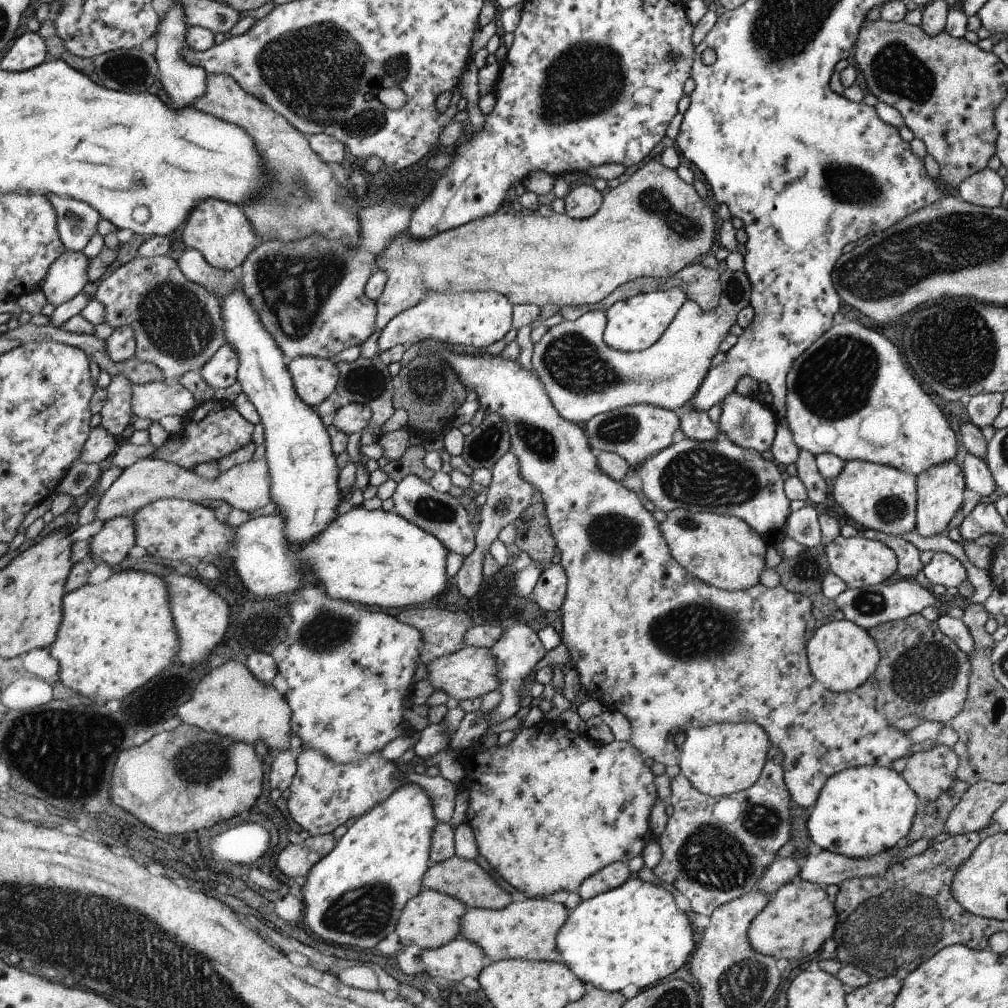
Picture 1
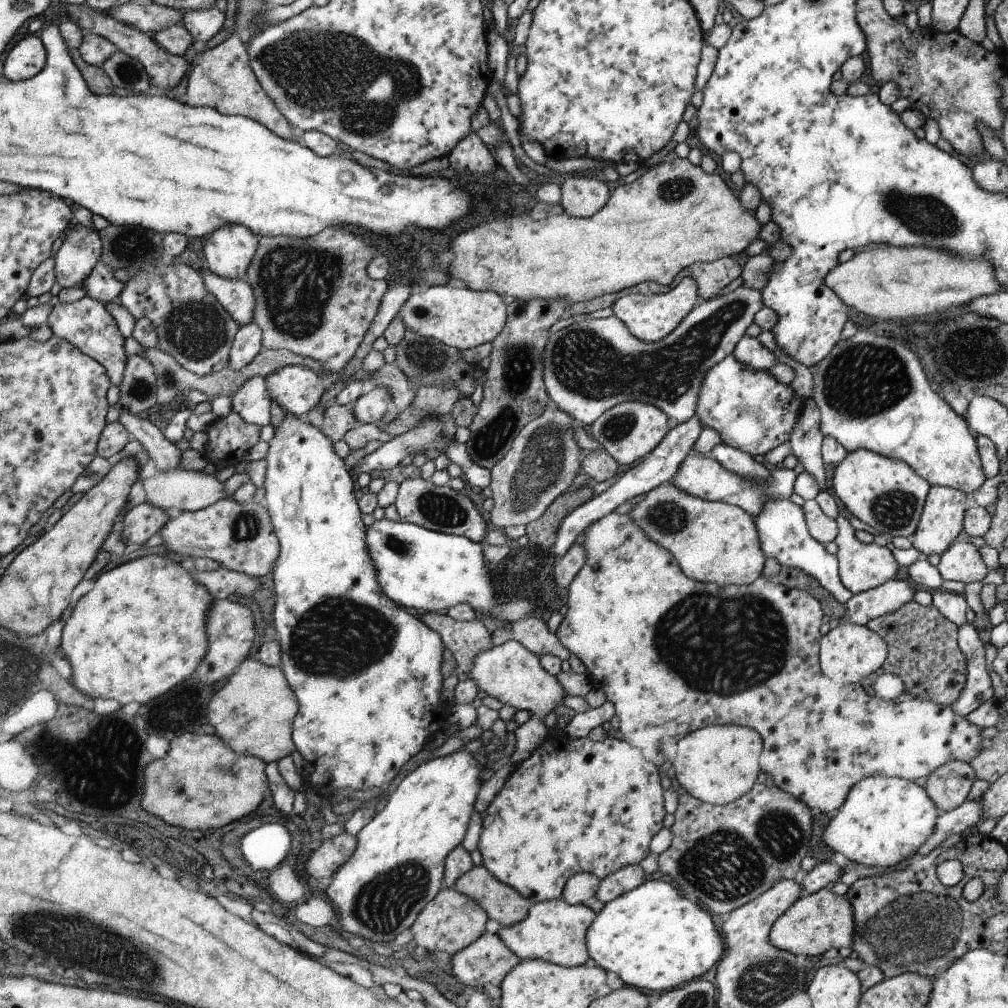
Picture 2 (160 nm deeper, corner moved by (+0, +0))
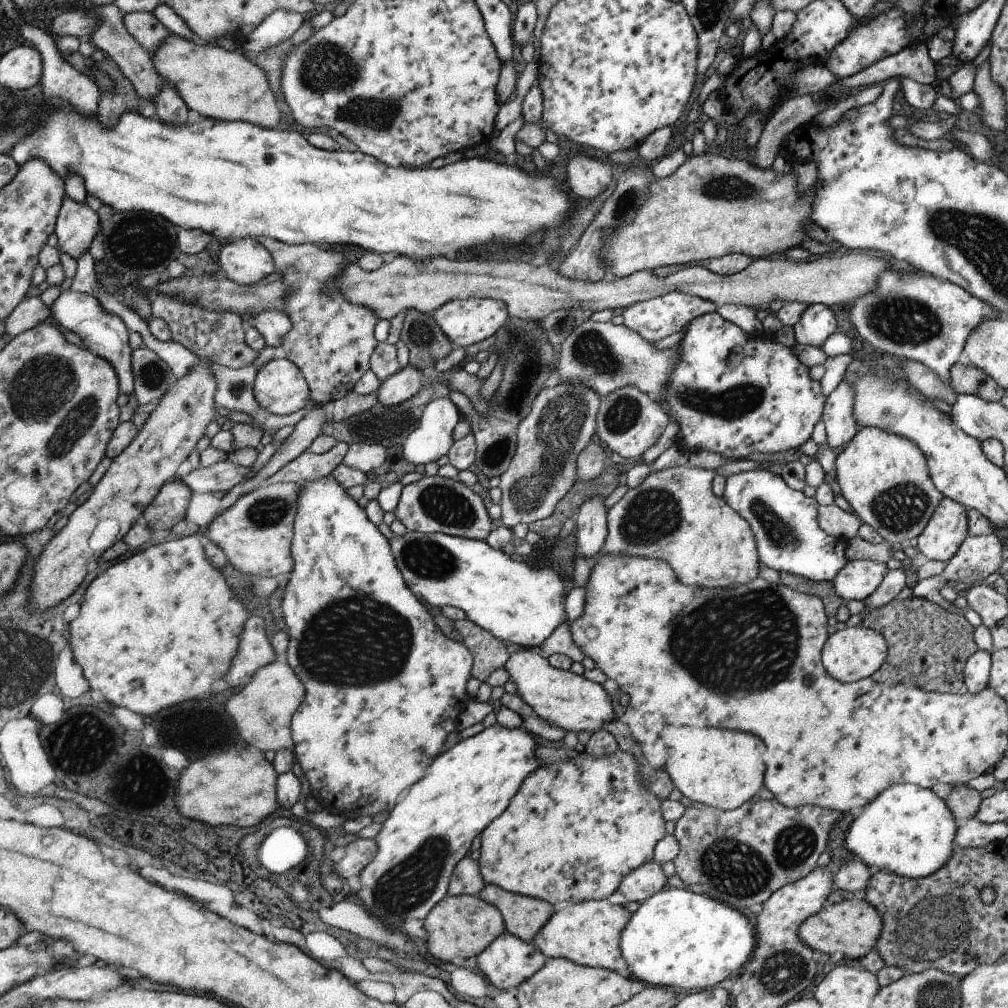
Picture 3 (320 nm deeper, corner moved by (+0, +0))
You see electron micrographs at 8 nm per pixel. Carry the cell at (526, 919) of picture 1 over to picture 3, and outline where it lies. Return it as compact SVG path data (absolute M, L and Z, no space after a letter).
M604 900L568 903L564 908L555 908L552 918L534 936L532 944L546 959L566 958L580 966L598 967L620 972L628 969L620 950L620 936L630 920L630 912Z

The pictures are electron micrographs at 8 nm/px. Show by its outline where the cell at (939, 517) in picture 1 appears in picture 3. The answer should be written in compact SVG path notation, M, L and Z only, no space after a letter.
M944 496L926 528L918 536L916 549L923 559L947 562L968 536L967 509Z

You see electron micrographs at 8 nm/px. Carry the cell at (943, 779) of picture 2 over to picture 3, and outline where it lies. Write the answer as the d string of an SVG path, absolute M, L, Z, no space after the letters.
M952 784L952 791L947 798L944 799L948 810L952 812L953 819L956 824L964 826L968 820L974 819L974 814L980 808L982 797L974 788L969 788L967 784Z

